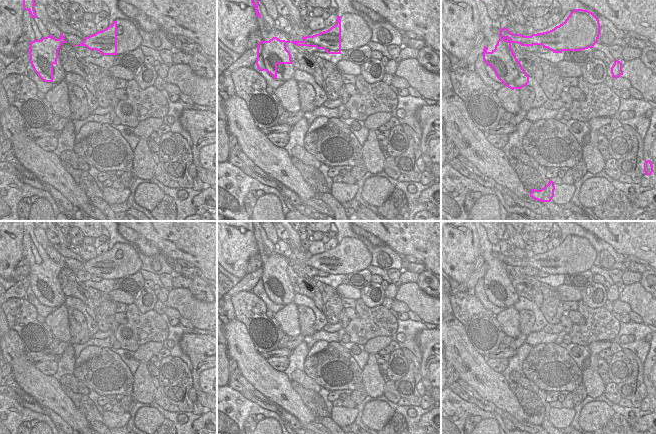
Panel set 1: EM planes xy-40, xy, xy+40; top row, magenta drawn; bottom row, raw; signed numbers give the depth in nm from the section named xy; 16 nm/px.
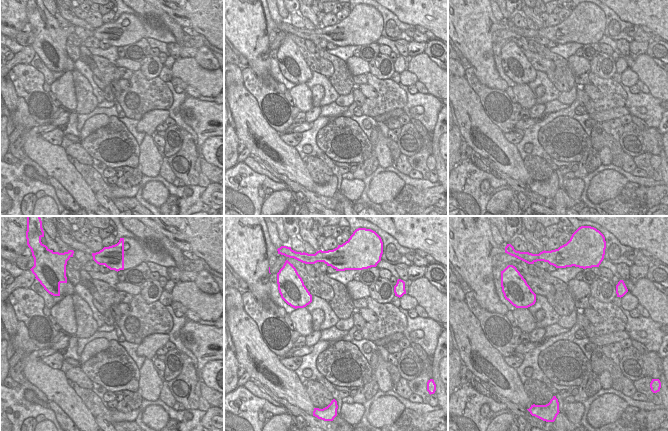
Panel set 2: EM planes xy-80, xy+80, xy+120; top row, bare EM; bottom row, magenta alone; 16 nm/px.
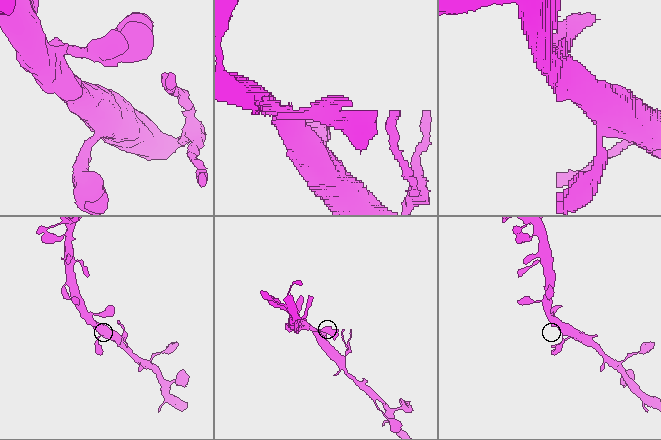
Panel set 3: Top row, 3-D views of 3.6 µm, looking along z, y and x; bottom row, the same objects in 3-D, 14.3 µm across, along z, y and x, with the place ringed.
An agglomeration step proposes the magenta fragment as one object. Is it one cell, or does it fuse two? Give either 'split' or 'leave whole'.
leave whole

